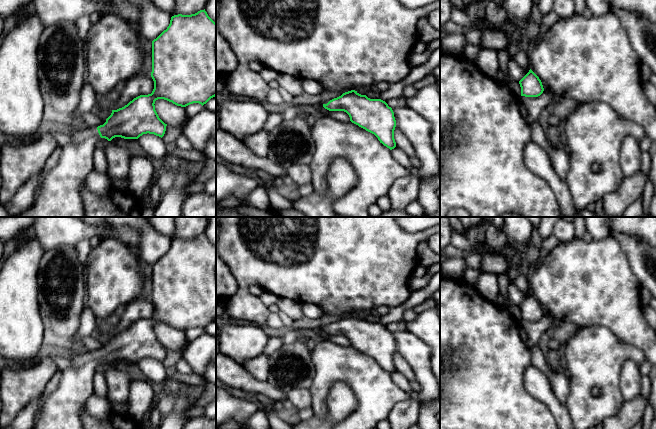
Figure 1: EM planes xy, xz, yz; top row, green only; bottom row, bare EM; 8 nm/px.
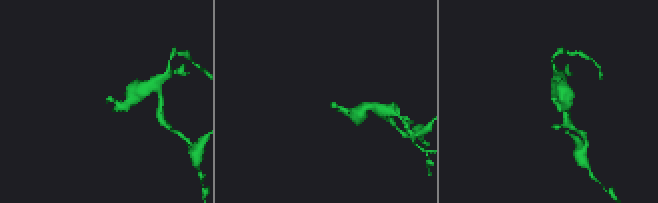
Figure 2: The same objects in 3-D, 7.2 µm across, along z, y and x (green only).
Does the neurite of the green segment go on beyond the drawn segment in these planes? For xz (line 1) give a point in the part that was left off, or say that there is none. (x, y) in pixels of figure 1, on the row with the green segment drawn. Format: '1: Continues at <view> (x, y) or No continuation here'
1: No continuation here

